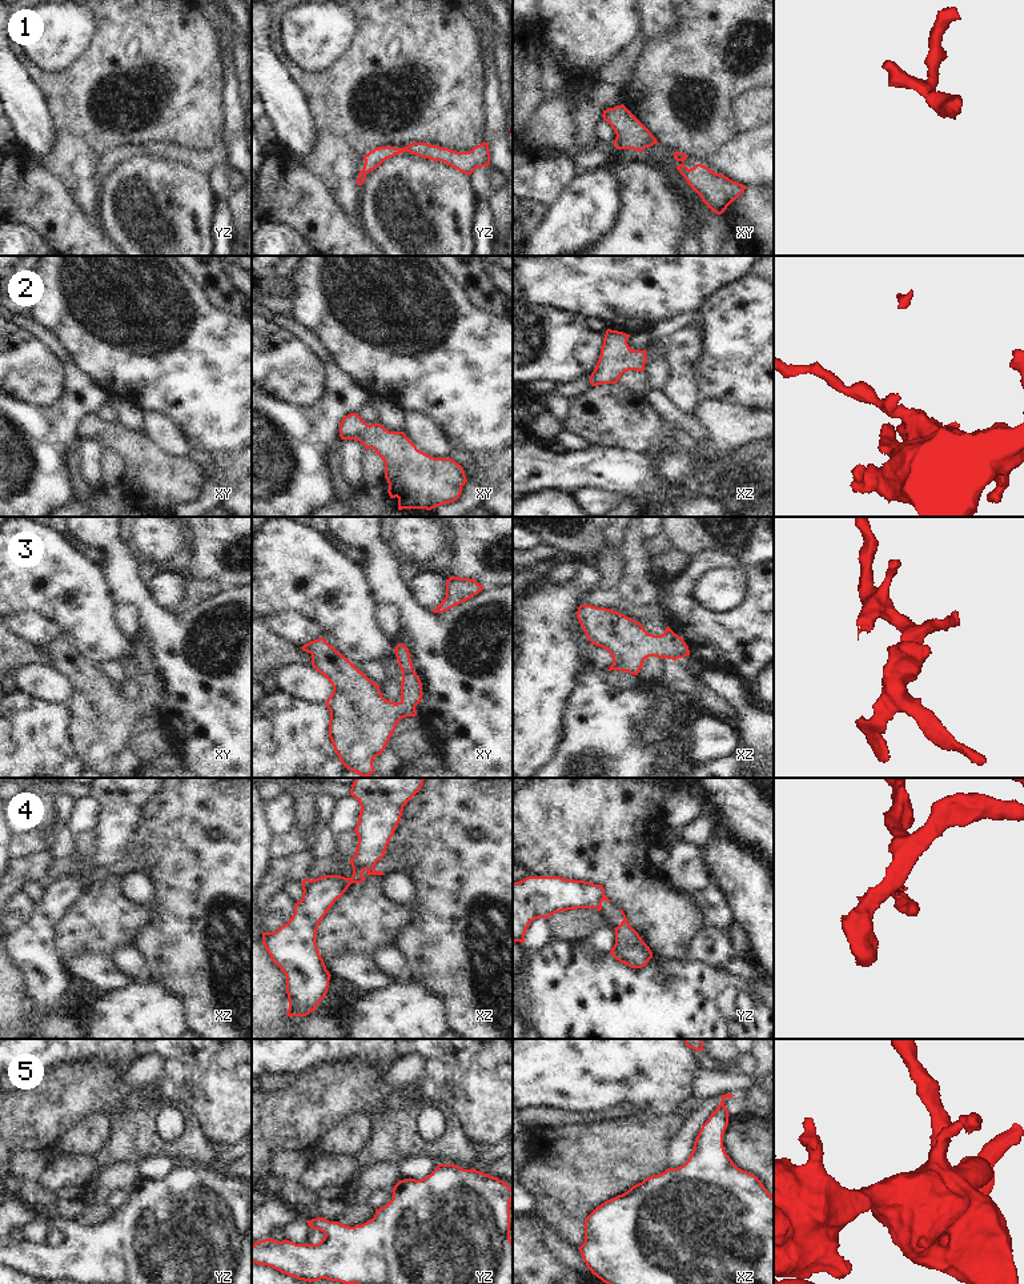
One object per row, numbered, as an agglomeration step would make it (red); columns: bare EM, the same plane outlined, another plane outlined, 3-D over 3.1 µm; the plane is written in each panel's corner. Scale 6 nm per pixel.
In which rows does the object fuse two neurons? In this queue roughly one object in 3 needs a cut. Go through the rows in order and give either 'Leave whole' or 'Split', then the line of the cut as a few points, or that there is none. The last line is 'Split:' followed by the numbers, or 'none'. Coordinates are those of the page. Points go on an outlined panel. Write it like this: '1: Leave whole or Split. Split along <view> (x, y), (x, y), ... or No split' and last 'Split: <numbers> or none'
1: Leave whole. No split
2: Leave whole. No split
3: Leave whole. No split
4: Split. Split along xz (364, 869), (358, 869), (353, 874)
5: Leave whole. No split
Split: 4.

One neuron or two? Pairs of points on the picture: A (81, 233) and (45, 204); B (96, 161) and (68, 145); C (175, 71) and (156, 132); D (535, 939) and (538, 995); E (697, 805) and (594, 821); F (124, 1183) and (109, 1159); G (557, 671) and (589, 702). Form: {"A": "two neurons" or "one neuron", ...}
{"A": "one neuron", "B": "one neuron", "C": "one neuron", "D": "two neurons", "E": "two neurons", "F": "two neurons", "G": "two neurons"}

